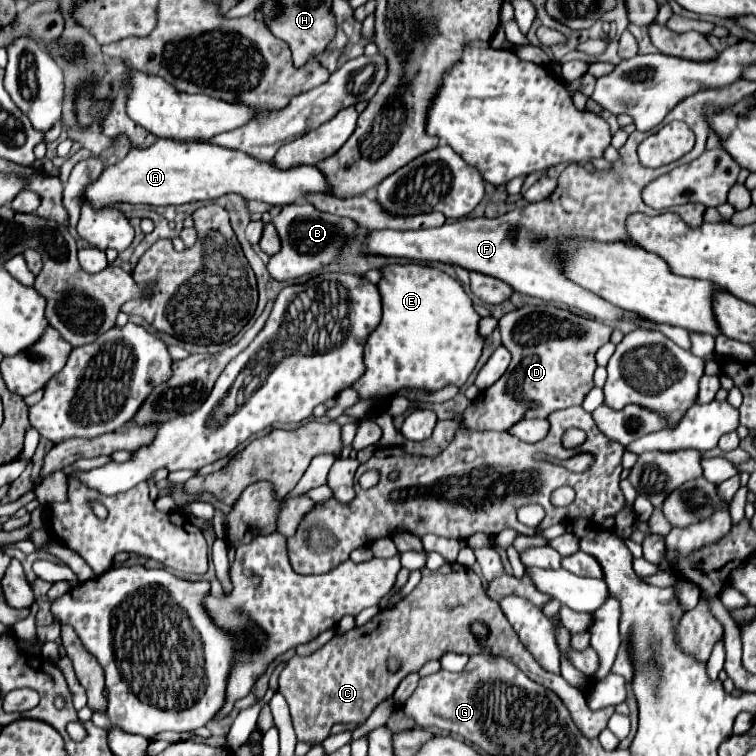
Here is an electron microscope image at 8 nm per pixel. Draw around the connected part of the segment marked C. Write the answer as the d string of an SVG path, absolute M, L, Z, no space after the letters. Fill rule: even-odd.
M459 563L443 565L437 571L423 569L419 585L393 609L379 611L367 625L347 631L345 635L335 635L321 649L309 657L293 657L279 675L279 693L287 699L293 727L299 741L311 745L323 743L331 727L337 723L365 723L377 703L391 697L399 681L423 667L429 659L439 659L443 653L481 653L487 649L491 655L507 657L517 663L517 667L533 681L551 689L561 697L571 713L577 729L587 737L595 739L607 721L613 707L591 711L587 707L583 691L569 685L563 677L547 673L533 659L533 655L519 643L511 623L503 615L497 601L487 599L483 581L473 573L473 569ZM395 657L401 661L397 671L387 669L387 659Z

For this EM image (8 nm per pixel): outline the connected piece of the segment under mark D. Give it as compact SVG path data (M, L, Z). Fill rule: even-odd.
M539 305L539 307L521 307L499 319L499 331L503 345L511 351L513 359L505 375L491 385L491 389L483 391L465 411L461 421L439 421L431 439L411 443L403 439L403 435L395 429L393 417L389 413L379 415L375 421L383 429L383 437L379 441L381 447L395 445L403 447L409 455L435 457L451 439L455 439L455 431L507 431L521 419L545 419L549 413L567 409L573 405L581 405L585 395L593 387L593 373L597 369L595 351L605 345L611 337L611 327L593 319L585 319L571 311L559 309L555 305Z

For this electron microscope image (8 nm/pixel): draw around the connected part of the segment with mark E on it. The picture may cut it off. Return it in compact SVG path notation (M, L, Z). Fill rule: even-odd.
M395 263L395 265L385 265L379 271L381 271L381 281L377 283L377 287L381 295L383 315L379 327L371 331L365 343L363 351L365 373L361 375L359 381L351 385L351 389L357 391L359 401L373 399L371 407L373 415L387 411L391 395L399 393L403 387L423 389L423 391L439 391L447 385L463 387L469 375L473 373L485 347L485 337L479 333L481 315L475 311L473 301L463 291L457 279L453 279L451 275L447 275L437 267L419 263L407 263L407 265Z

